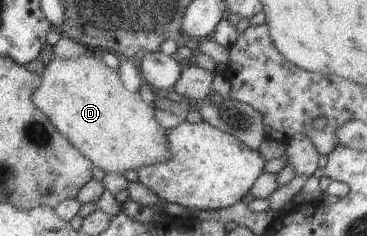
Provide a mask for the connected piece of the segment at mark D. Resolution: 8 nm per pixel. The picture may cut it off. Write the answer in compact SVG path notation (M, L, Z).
M96 53L73 59L54 57L44 65L41 83L31 94L31 101L78 152L104 173L116 172L131 176L140 167L169 159L165 130L154 119L154 108L146 105L136 91L128 90L120 82L117 72L104 65Z

